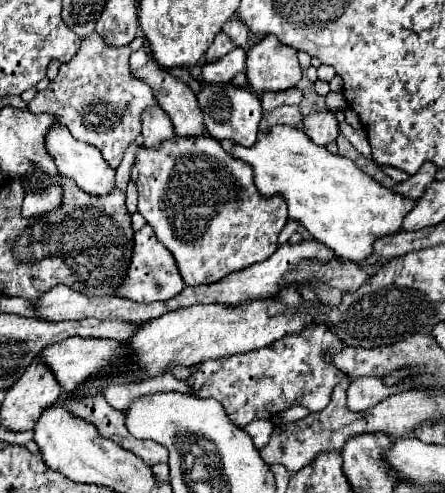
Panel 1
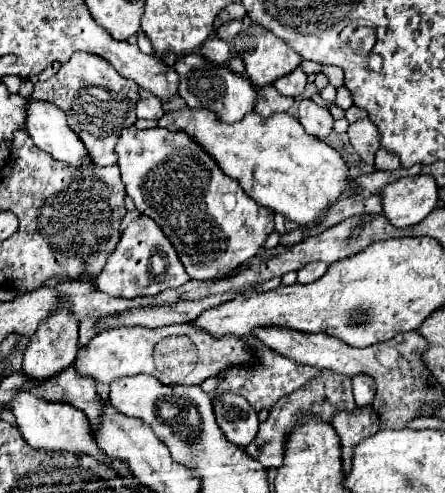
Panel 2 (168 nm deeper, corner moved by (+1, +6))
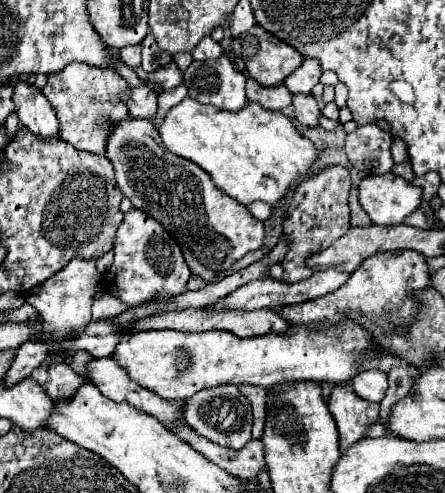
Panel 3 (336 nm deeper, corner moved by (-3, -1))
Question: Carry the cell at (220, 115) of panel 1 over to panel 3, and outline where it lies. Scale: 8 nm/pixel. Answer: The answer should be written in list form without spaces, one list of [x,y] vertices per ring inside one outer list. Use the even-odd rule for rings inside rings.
[[[224,54],[216,60],[192,62],[184,72],[184,84],[188,84],[188,96],[220,110],[238,112],[248,102],[244,90],[246,76]]]

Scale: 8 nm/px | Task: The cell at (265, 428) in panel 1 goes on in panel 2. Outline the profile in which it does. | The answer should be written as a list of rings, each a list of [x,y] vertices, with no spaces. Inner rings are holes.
[[[228,393],[218,401],[214,399],[214,411],[218,425],[228,441],[244,447],[256,437],[260,423],[254,409],[248,405],[244,397]]]

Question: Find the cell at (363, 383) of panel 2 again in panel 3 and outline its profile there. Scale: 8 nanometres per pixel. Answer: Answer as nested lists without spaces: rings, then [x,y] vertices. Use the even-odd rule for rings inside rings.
[[[364,370],[360,374],[356,374],[350,382],[350,386],[354,388],[354,392],[368,400],[368,402],[382,402],[384,392],[388,388],[386,384],[386,376],[380,370]]]

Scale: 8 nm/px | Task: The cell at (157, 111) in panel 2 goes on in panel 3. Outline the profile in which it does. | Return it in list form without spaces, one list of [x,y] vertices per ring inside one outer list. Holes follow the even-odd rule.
[[[136,86],[128,90],[128,96],[124,96],[124,102],[128,104],[128,112],[134,118],[148,118],[152,120],[156,116],[156,94],[146,86]]]

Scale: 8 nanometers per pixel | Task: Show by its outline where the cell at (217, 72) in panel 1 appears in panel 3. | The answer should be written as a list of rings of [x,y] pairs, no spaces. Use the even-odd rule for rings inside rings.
[[[210,36],[200,40],[200,44],[192,50],[192,58],[194,60],[210,60],[210,58],[218,58],[220,54],[222,54],[220,44],[214,42]]]

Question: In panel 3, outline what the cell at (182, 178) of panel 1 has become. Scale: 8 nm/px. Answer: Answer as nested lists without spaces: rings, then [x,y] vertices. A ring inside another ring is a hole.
[[[128,116],[128,120],[120,120],[120,124],[112,128],[106,158],[114,166],[120,192],[130,198],[132,206],[156,218],[170,232],[180,244],[192,274],[212,280],[238,258],[260,248],[264,224],[252,218],[240,202],[220,192],[200,166],[168,152],[160,142],[160,134],[152,120]]]

